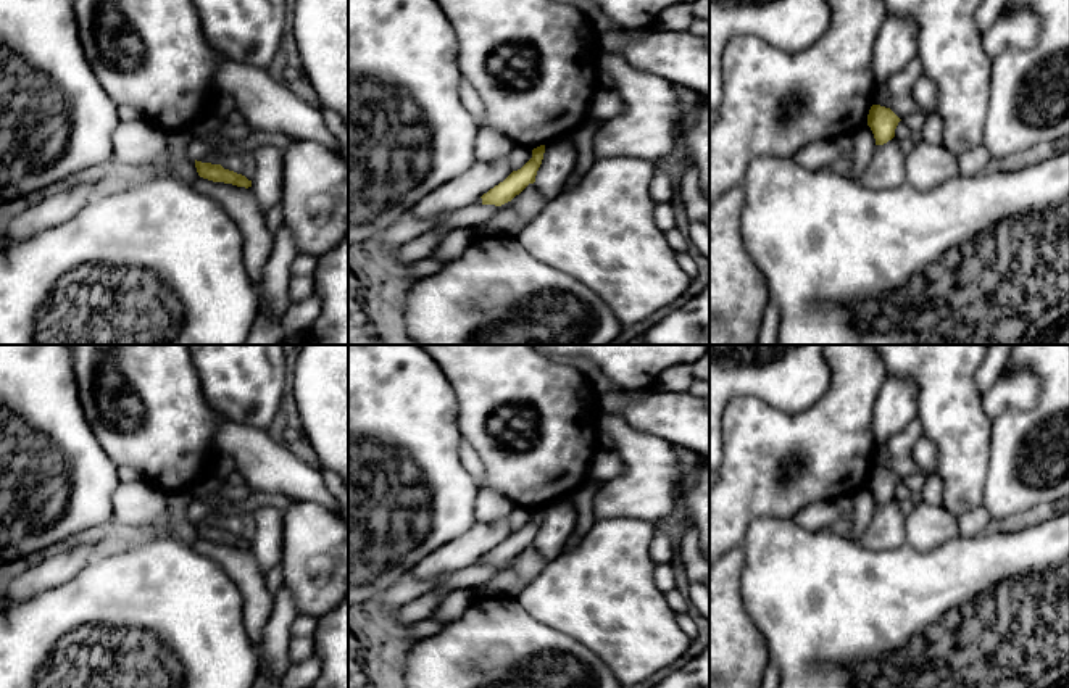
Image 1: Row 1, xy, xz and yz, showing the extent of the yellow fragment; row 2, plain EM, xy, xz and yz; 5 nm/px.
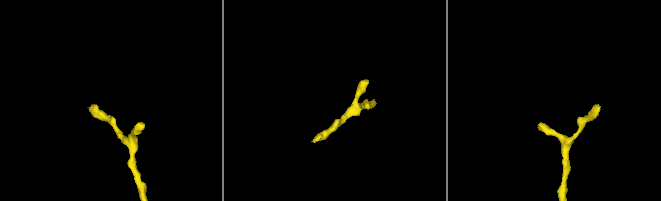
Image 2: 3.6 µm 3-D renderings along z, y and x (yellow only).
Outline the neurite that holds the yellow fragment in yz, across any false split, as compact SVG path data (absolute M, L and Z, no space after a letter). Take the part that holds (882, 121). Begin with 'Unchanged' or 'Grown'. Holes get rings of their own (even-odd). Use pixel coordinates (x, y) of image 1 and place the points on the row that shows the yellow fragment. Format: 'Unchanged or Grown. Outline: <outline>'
Unchanged. Outline: M872 105L867 114L876 145L884 145L895 137L895 129L901 119L890 110L880 105Z

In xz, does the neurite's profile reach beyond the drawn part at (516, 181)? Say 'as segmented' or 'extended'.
as segmented

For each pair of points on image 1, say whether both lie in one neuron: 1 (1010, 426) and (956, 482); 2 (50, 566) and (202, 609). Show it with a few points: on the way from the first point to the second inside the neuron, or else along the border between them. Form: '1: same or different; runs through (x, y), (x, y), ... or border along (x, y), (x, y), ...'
1: different; border along (992, 419), (990, 456), (984, 484)
2: different; border along (99, 555), (65, 582), (42, 590)

